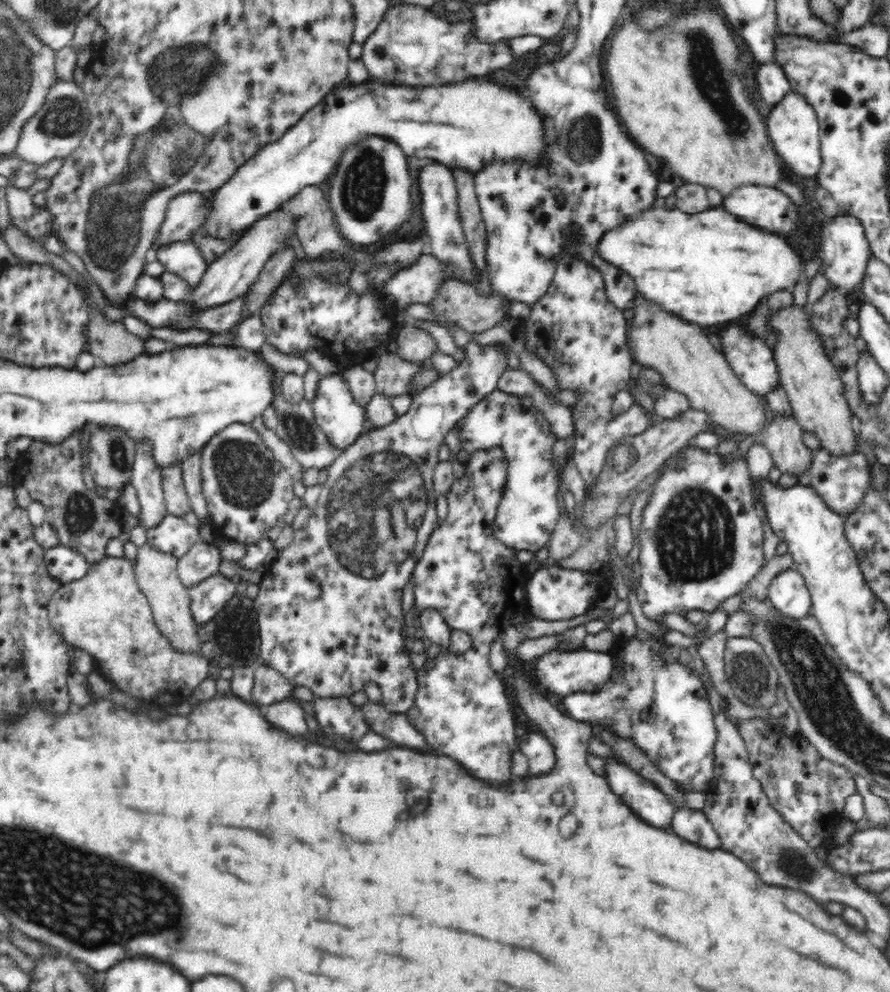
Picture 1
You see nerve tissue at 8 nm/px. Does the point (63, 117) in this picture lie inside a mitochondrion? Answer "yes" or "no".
yes

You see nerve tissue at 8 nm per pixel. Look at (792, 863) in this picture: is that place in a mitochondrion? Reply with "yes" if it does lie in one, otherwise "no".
yes

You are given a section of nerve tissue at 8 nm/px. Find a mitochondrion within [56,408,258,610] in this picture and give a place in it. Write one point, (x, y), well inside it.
(79, 512)

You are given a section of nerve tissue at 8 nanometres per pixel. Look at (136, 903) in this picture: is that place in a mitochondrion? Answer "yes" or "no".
yes

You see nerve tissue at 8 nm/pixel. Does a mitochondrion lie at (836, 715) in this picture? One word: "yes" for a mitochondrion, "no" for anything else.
yes

